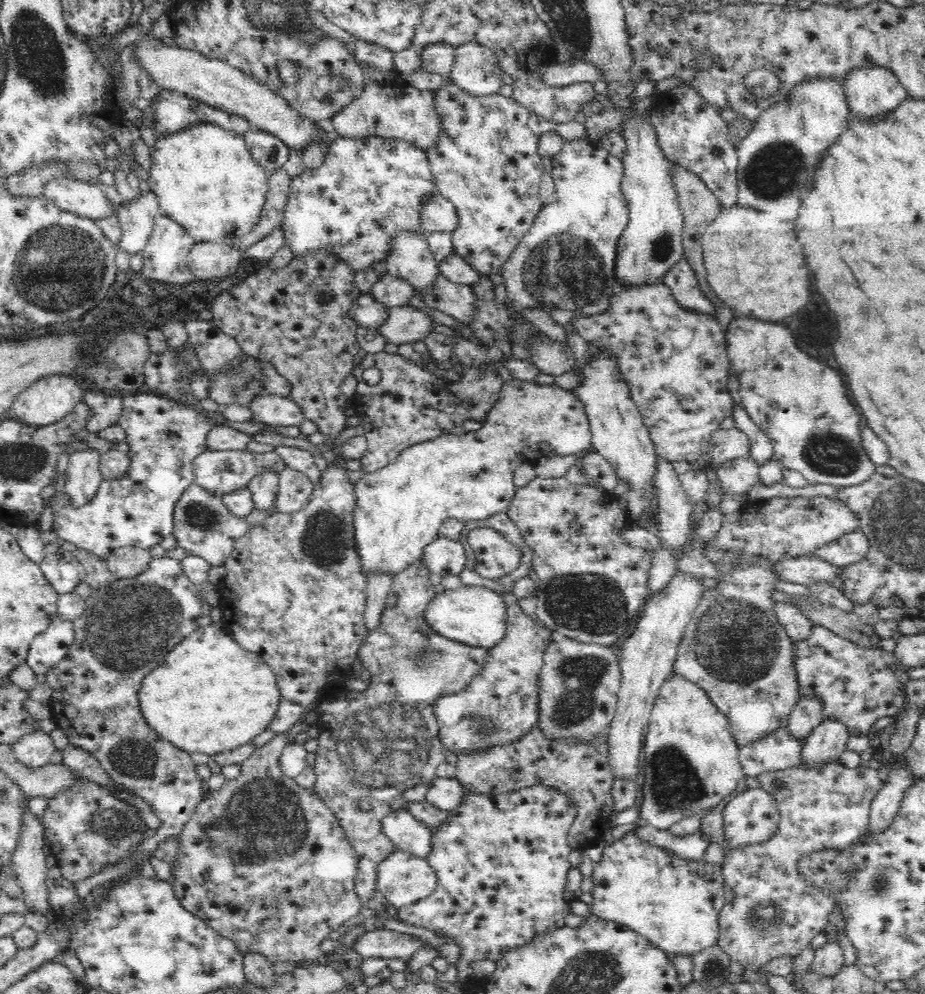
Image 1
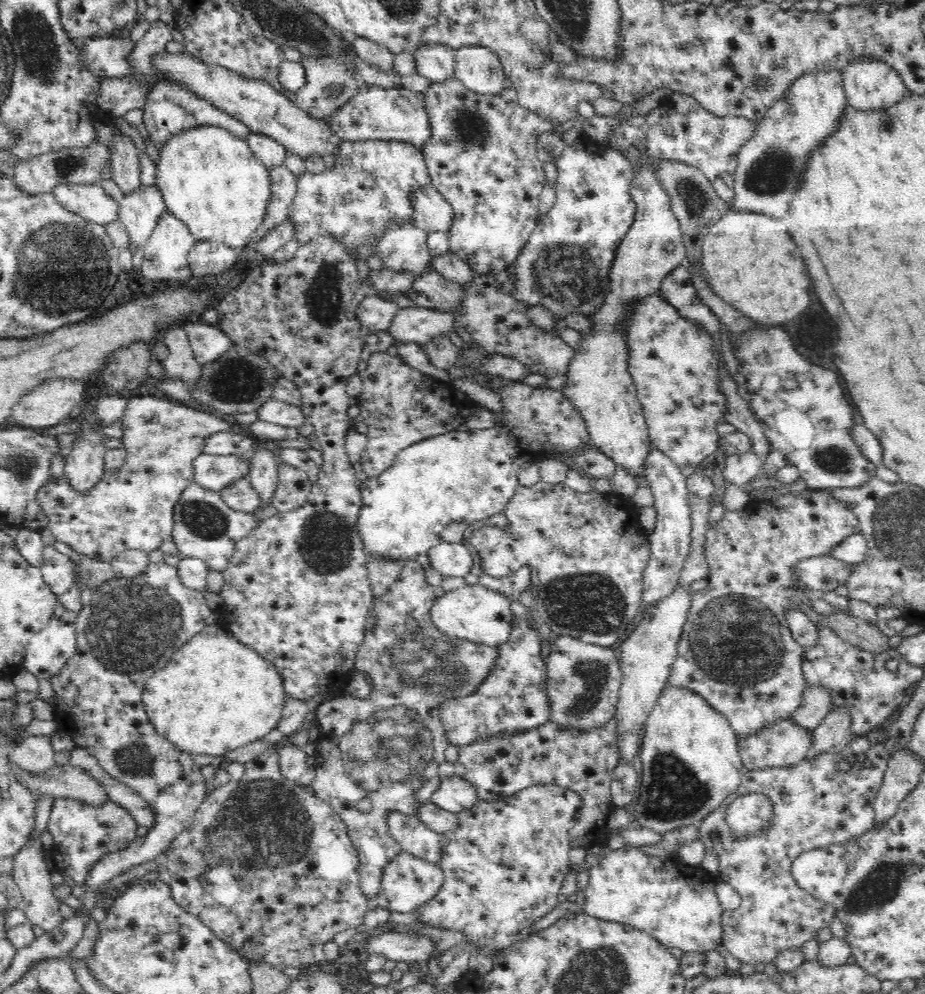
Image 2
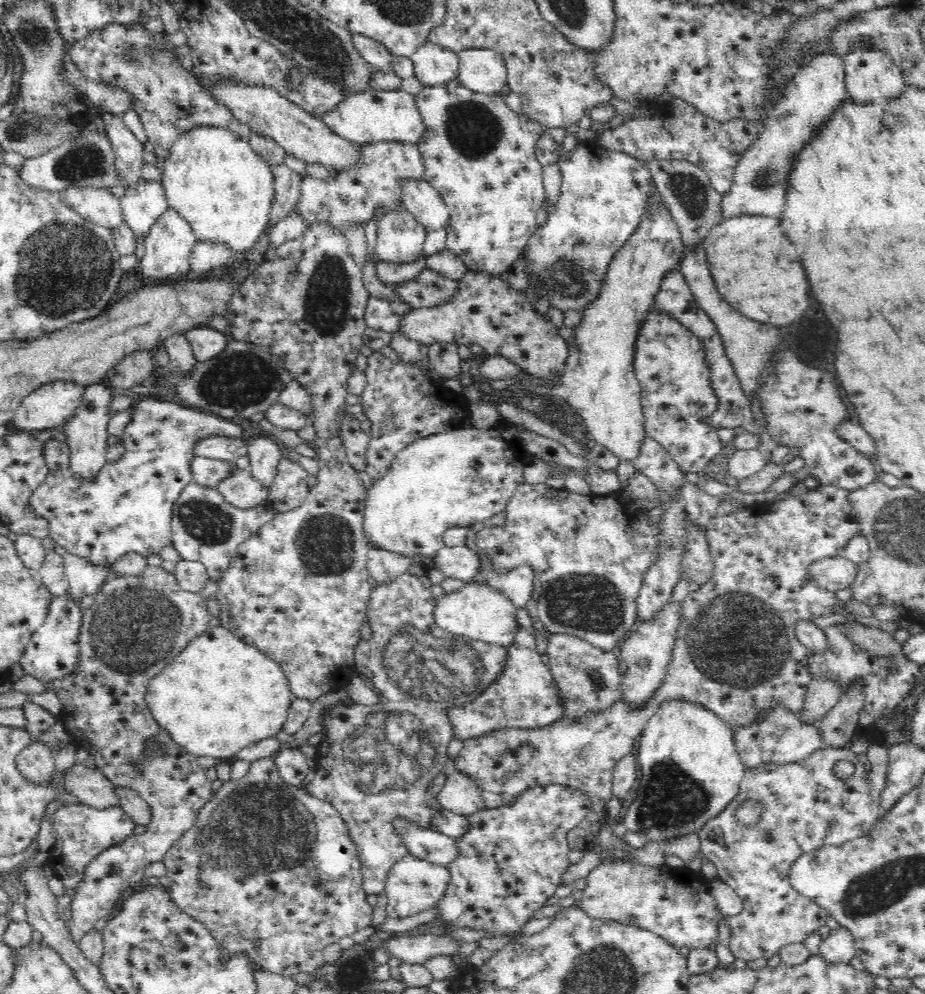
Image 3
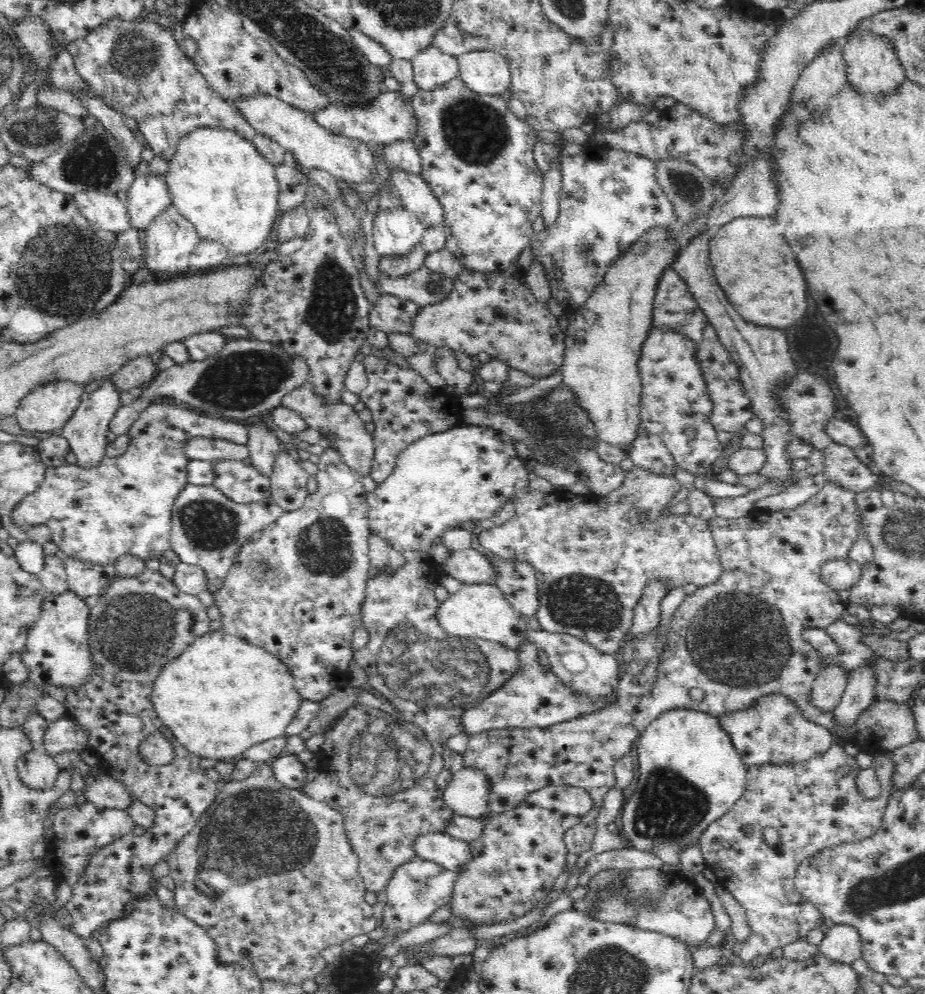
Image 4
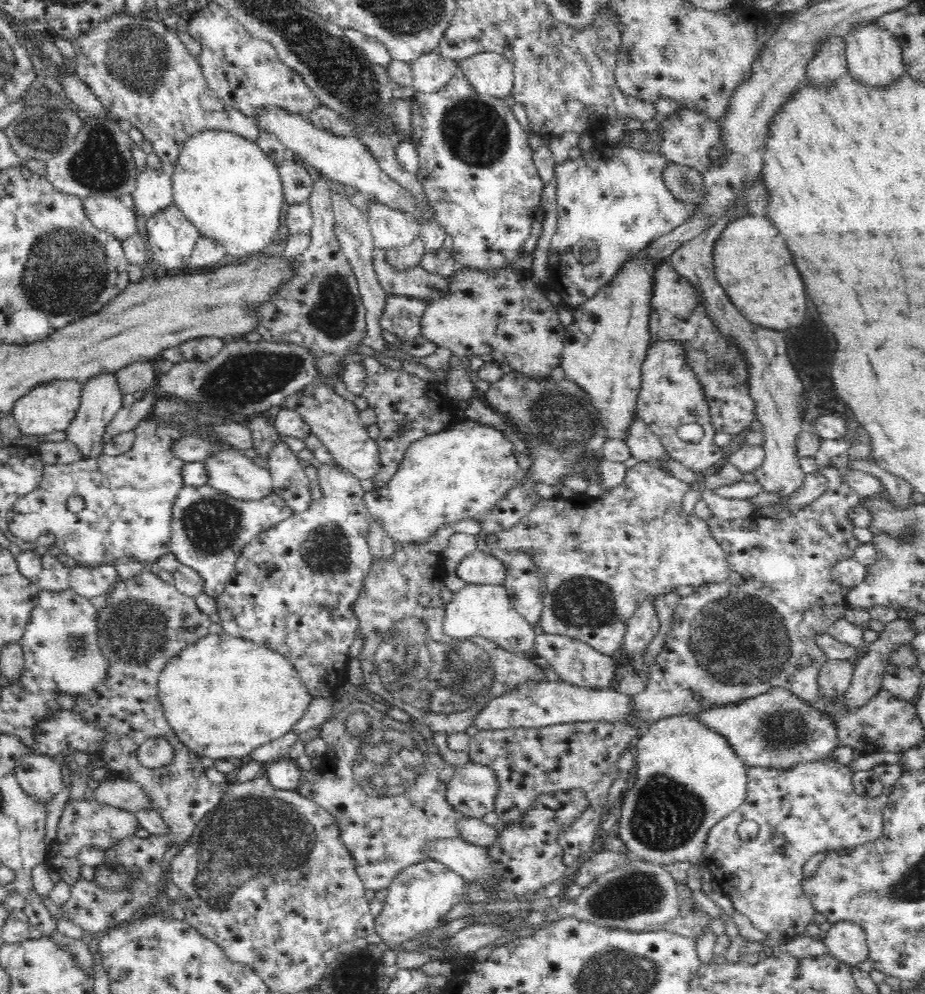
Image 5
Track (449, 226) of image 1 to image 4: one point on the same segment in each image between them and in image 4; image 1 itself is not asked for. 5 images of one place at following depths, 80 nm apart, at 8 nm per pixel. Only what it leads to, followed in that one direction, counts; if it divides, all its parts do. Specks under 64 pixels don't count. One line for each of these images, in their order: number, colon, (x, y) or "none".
2: (433, 213)
3: (420, 198)
4: (417, 197)

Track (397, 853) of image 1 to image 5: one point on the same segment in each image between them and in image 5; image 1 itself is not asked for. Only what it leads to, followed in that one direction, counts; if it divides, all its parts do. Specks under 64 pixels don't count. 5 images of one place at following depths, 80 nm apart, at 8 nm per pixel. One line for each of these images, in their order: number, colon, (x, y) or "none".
2: (408, 882)
3: (412, 885)
4: (417, 889)
5: (420, 896)

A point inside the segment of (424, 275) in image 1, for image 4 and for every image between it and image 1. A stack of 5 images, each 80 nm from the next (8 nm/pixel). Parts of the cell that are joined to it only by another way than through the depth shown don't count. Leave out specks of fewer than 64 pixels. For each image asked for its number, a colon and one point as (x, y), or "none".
2: (404, 249)
3: (401, 240)
4: (397, 232)

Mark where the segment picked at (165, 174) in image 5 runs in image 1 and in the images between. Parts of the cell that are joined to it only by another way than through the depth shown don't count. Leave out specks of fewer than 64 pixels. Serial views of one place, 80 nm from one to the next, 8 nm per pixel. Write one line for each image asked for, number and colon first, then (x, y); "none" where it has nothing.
1: (136, 218)
2: (139, 211)
3: (142, 204)
4: (147, 196)

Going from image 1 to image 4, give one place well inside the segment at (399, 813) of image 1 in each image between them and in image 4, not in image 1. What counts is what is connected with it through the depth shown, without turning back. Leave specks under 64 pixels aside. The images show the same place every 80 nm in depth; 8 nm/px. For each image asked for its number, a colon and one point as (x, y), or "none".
2: (414, 837)
3: (424, 843)
4: (447, 851)

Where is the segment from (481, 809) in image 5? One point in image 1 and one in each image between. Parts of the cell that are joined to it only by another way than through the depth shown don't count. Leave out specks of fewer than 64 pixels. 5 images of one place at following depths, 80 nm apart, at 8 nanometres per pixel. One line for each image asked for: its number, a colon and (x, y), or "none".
1: (444, 793)
2: (453, 793)
3: (460, 794)
4: (465, 794)

